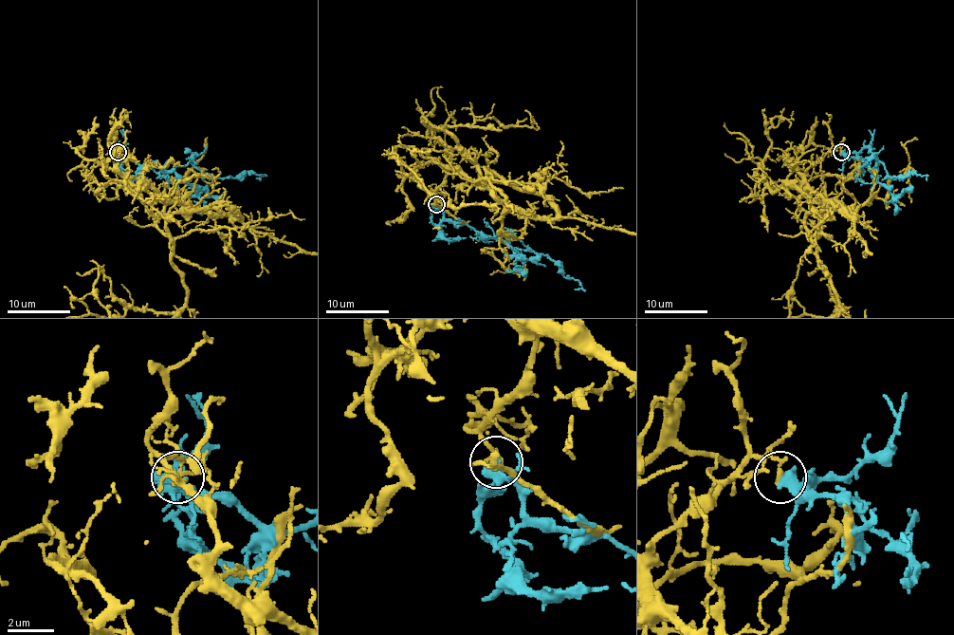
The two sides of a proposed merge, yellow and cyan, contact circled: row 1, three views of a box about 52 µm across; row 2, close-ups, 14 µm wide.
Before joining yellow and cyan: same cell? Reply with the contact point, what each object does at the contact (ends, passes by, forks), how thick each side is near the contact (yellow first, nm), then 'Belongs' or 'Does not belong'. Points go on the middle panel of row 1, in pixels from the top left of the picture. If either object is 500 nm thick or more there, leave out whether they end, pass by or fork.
Place: (436, 204). At the ring yellow passes by. At the ring cyan passes by. Thickness 120 nm (yellow) against 420 nm. Does not belong

